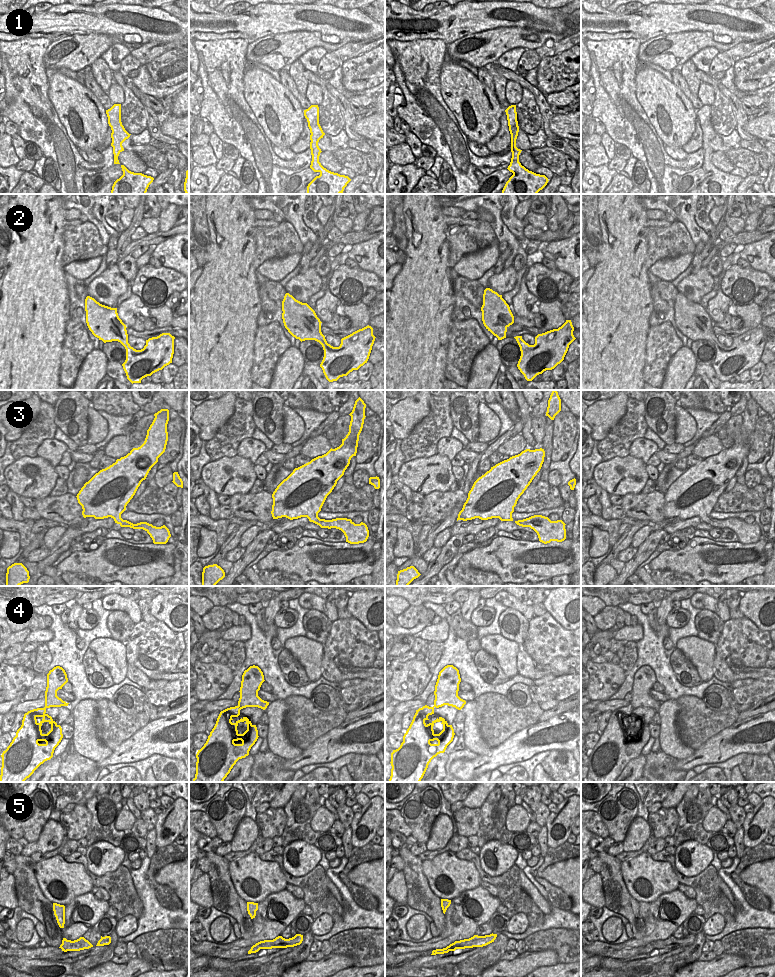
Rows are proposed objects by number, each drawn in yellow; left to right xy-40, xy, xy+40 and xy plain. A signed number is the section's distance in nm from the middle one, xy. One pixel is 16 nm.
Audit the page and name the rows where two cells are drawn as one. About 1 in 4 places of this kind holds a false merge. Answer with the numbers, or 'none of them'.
none of them

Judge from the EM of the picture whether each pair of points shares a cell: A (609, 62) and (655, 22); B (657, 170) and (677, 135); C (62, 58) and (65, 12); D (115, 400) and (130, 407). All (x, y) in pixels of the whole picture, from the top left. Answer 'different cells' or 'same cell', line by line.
A: different cells
B: different cells
C: different cells
D: same cell

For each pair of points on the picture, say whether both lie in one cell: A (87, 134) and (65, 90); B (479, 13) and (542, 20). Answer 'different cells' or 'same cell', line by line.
A: same cell
B: same cell

